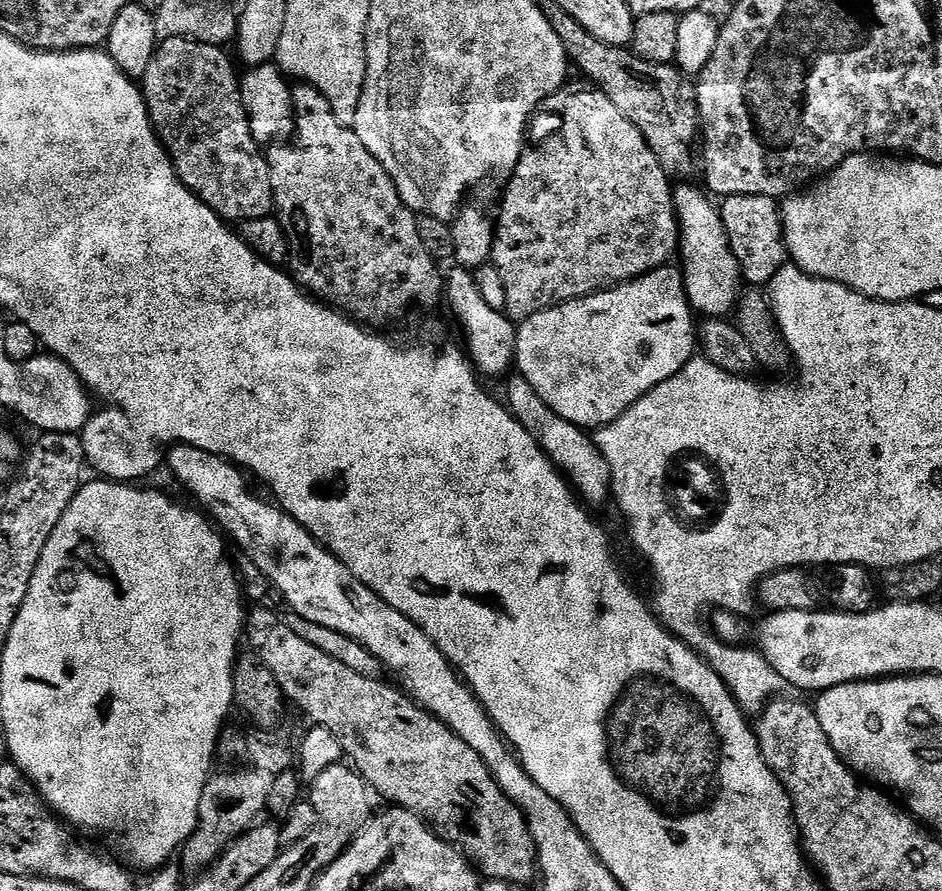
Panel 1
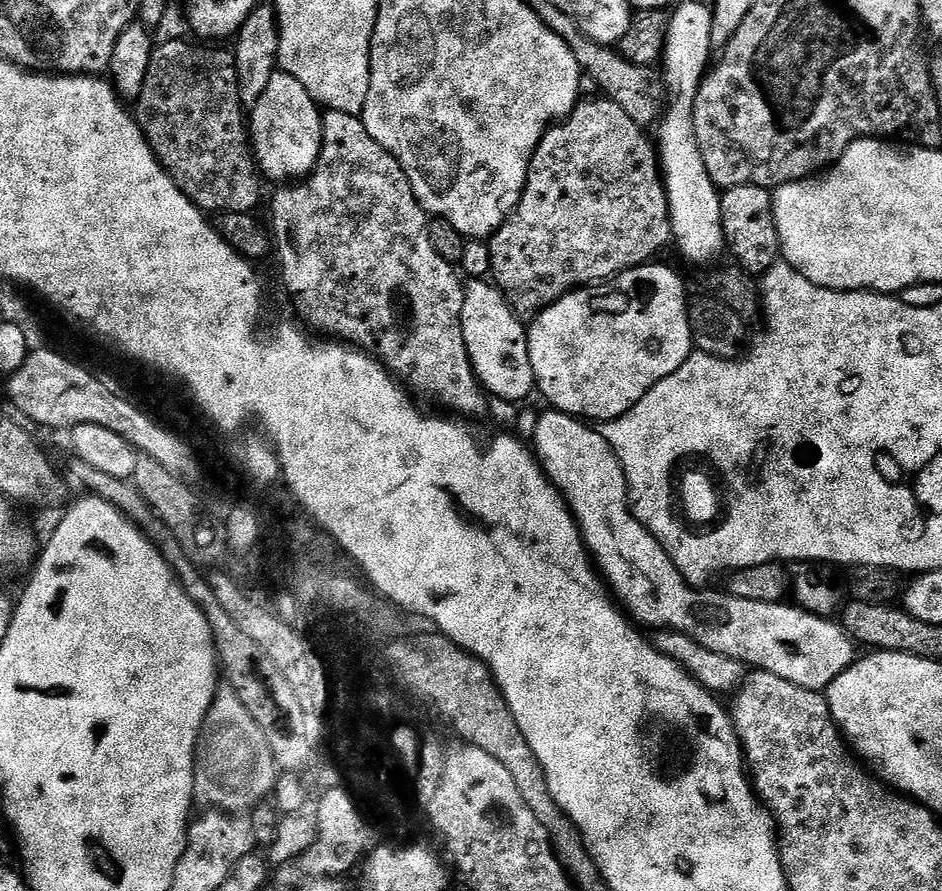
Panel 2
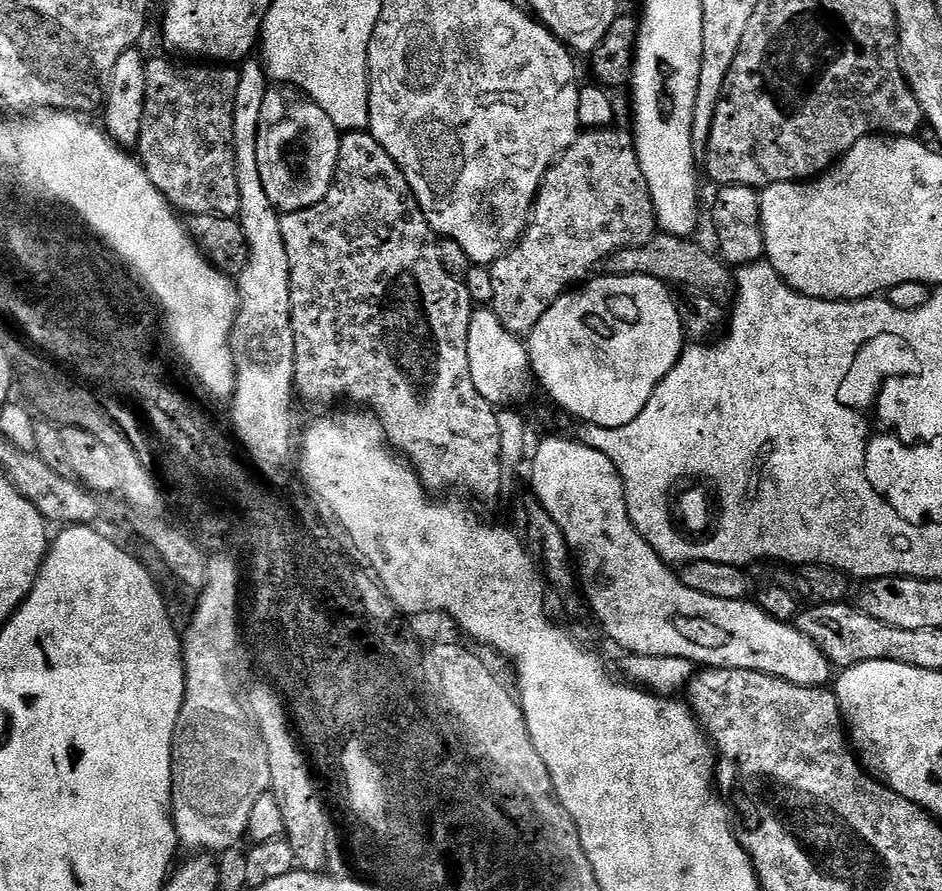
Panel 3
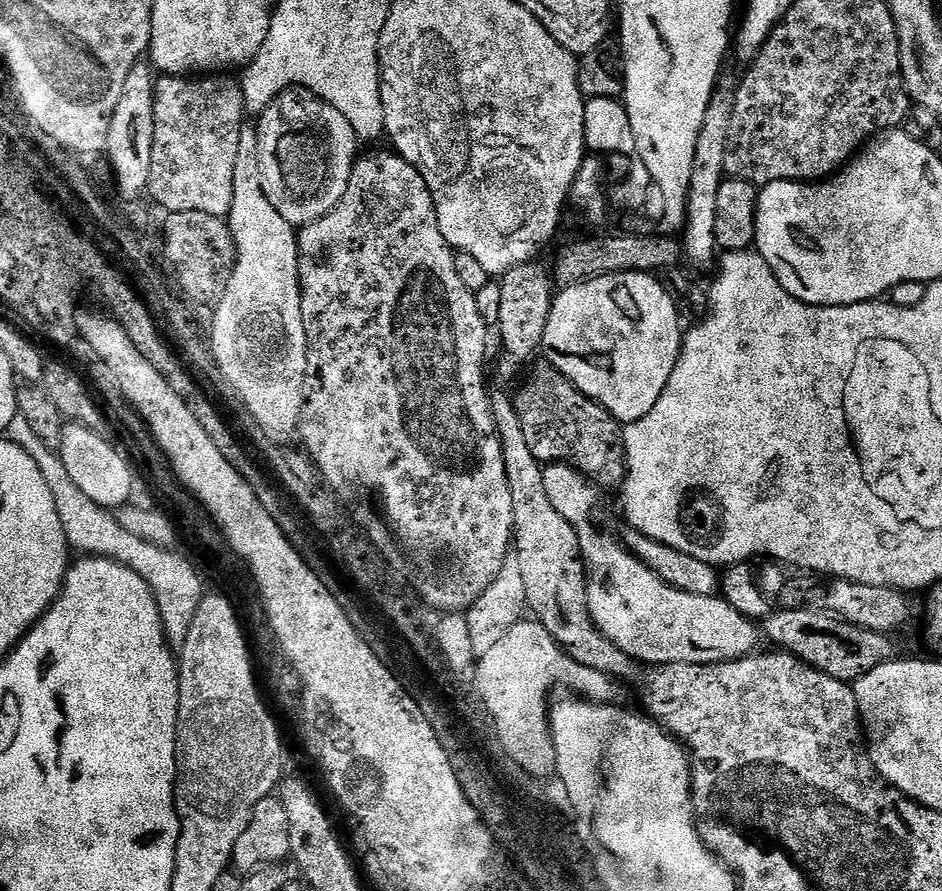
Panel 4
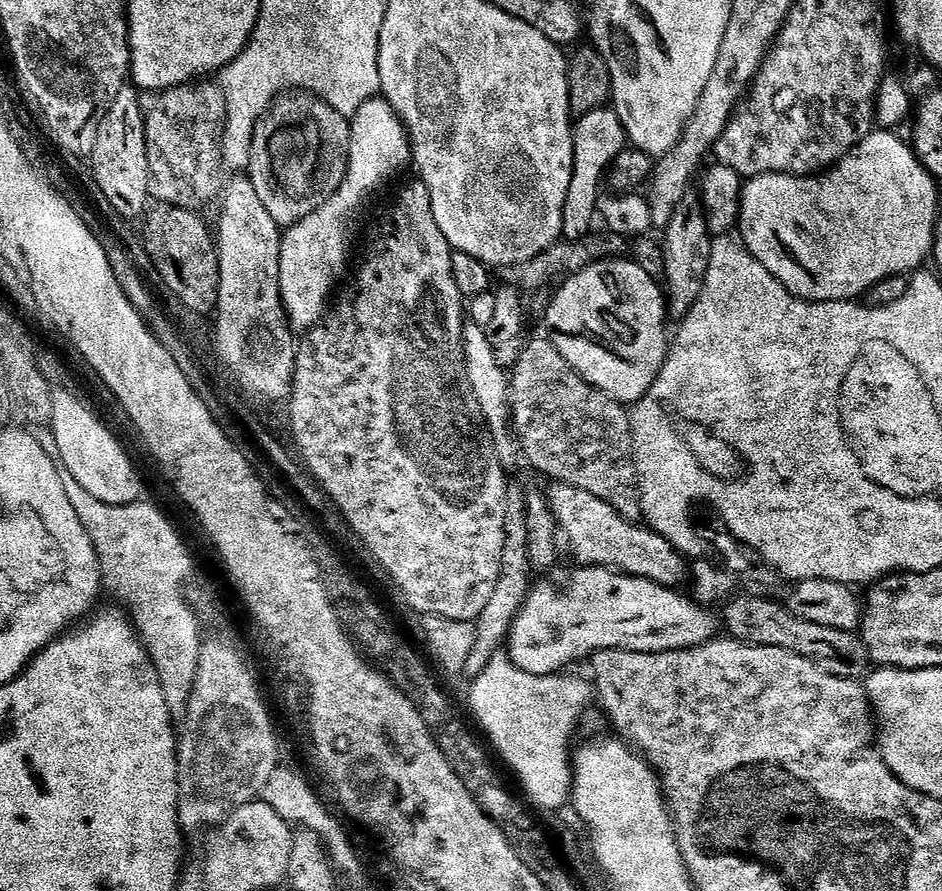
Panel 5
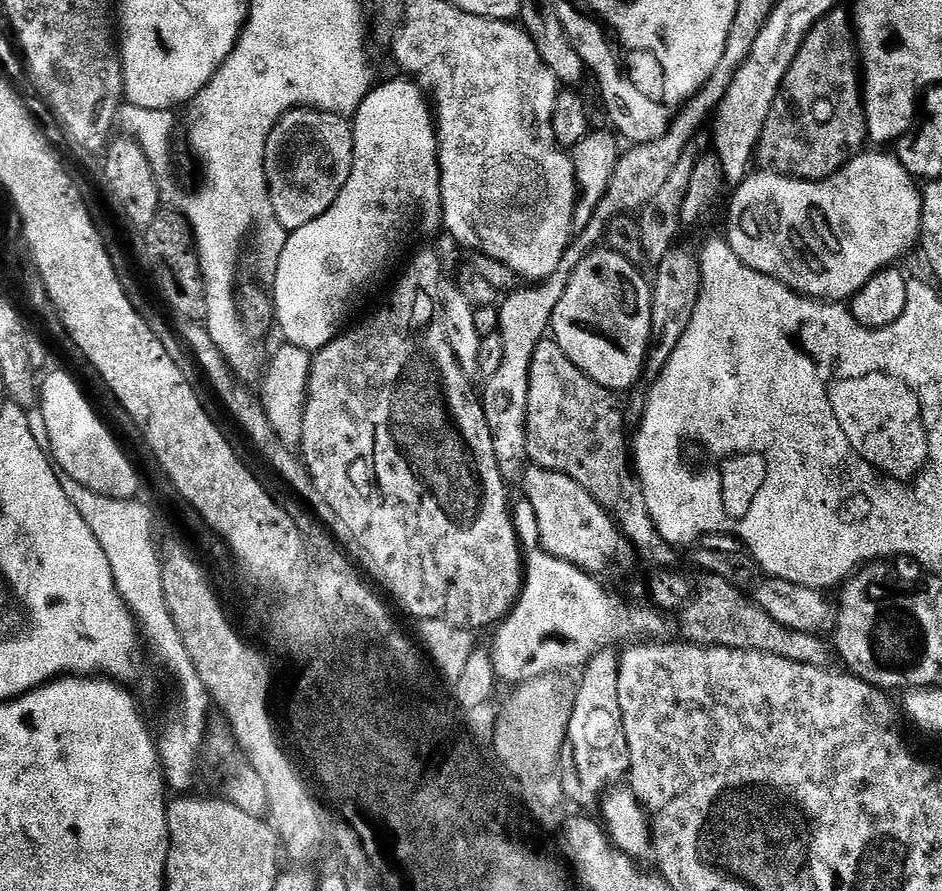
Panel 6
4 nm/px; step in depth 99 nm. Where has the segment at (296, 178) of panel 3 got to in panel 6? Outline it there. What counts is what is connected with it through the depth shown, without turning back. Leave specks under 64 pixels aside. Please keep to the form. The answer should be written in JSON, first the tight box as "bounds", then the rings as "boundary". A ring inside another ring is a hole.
{"bounds":[264,108,353,233],"boundary":[[[296,108],[283,116],[270,130],[264,151],[268,194],[279,224],[293,233],[326,214],[342,194],[353,162],[352,124],[345,117],[317,108]]]}

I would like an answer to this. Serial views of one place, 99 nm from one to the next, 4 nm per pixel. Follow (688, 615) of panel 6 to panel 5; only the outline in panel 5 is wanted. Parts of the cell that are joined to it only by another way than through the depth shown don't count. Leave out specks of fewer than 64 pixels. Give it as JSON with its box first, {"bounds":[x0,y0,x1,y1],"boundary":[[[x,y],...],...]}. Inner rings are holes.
{"bounds":[723,594,869,681],"boundary":[[[736,594],[723,605],[723,608],[723,631],[725,628],[728,631],[725,633],[731,639],[739,640],[742,644],[781,648],[814,662],[818,670],[826,670],[826,674],[843,680],[859,681],[869,671],[868,652],[856,632],[817,626],[814,622],[802,622],[802,618],[794,618],[794,614],[790,614],[790,610],[783,603],[766,598]]]}

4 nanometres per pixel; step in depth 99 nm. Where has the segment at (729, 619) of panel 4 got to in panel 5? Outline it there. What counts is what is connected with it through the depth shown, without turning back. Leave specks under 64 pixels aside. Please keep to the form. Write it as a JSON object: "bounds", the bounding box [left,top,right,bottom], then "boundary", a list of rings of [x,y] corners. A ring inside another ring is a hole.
{"bounds":[506,566,718,676],"boundary":[[[580,566],[559,592],[552,584],[538,583],[528,594],[524,607],[512,624],[506,654],[518,670],[535,676],[554,676],[563,673],[575,660],[587,661],[589,657],[607,648],[621,648],[627,652],[673,652],[679,648],[694,648],[713,639],[718,624],[712,621],[707,607],[701,606],[675,588],[663,588],[646,578],[624,576],[611,568]]]}

